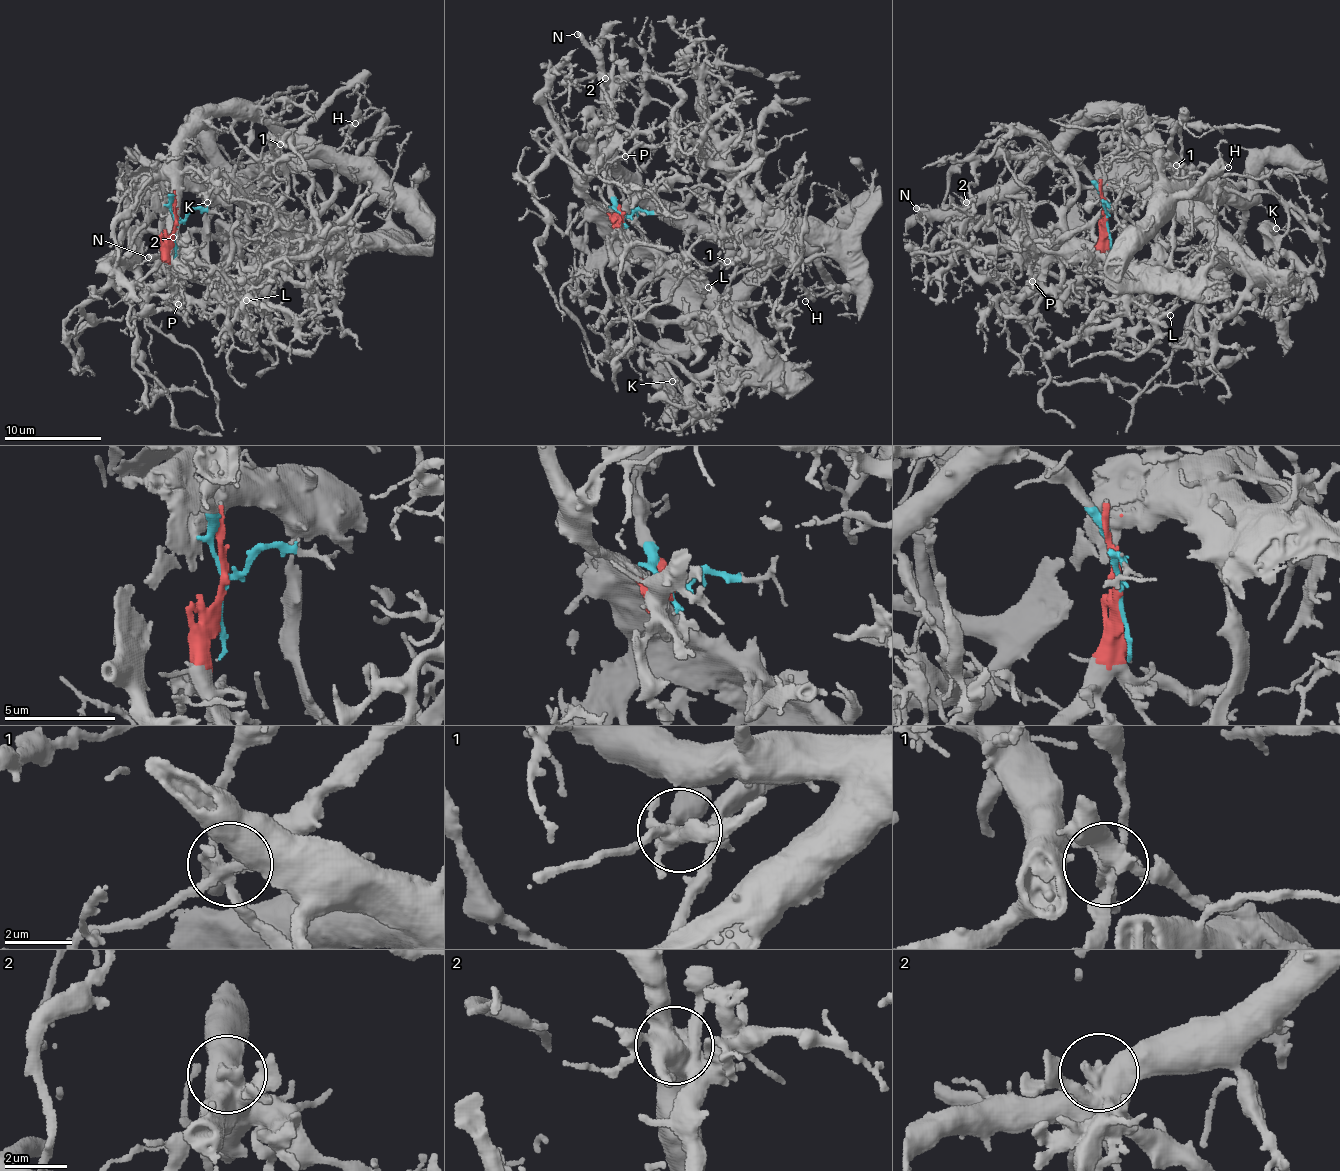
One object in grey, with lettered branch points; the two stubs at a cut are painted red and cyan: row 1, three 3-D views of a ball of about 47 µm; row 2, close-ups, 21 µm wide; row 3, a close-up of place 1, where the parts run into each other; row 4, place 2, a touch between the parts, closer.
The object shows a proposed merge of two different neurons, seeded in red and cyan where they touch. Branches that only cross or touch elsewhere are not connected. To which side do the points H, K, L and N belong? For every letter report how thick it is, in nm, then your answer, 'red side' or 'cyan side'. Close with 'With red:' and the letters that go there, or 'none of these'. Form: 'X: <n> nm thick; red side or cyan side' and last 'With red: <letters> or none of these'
H: 140 nm thick; cyan side
K: 190 nm thick; cyan side
L: 320 nm thick; red side
N: 440 nm thick; cyan side
With red: L

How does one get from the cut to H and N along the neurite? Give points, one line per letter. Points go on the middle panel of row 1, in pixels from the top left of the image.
H: (622, 215), (615, 209), (611, 163), (667, 207), (714, 227), (785, 236), (822, 269), (829, 286), (806, 300)
N: (622, 215), (615, 209), (607, 172), (609, 114), (606, 79), (600, 71), (598, 54), (576, 34)

